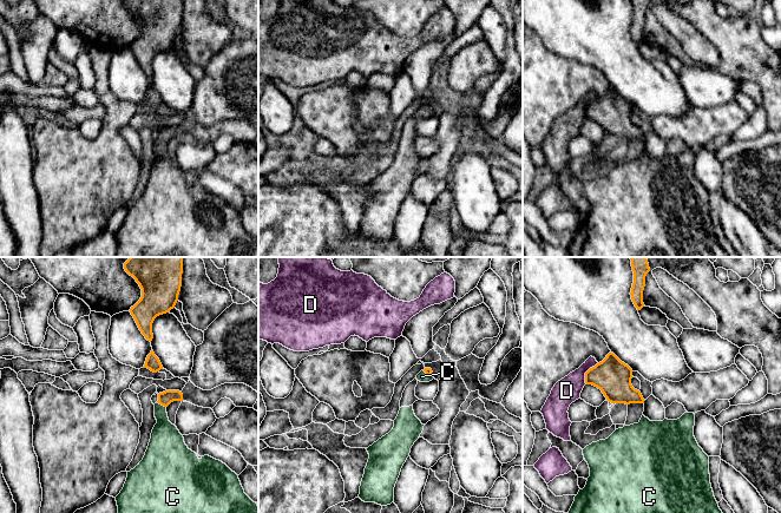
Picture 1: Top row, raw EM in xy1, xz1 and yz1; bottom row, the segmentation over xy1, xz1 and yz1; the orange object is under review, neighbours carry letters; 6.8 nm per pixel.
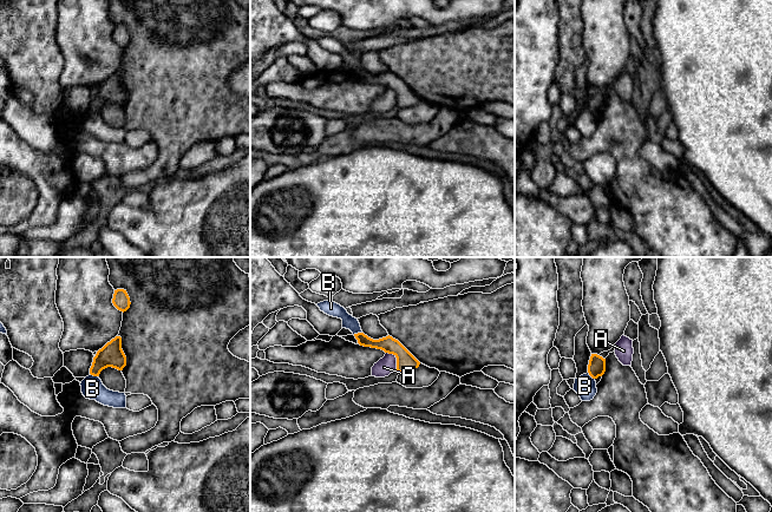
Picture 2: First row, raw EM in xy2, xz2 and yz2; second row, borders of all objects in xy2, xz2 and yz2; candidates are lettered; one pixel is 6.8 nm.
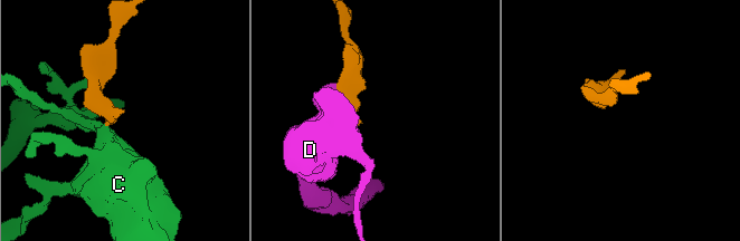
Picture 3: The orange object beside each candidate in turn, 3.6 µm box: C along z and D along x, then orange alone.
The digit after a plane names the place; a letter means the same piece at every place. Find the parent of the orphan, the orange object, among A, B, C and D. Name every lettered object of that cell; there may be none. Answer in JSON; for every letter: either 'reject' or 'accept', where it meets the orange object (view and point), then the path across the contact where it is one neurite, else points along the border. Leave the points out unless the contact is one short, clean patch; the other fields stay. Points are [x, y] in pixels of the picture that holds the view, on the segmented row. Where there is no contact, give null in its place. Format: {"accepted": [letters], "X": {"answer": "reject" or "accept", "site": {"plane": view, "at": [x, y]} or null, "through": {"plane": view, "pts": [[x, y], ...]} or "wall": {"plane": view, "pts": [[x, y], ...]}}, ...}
{"accepted": ["C"], "A": {"answer": "reject", "site": {"plane": "xz2", "at": [397, 359]}, "wall": {"plane": "xz2", "pts": [[386, 352], [396, 358], [397, 368]]}}, "B": {"answer": "reject", "site": {"plane": "xz2", "at": [358, 333]}, "wall": {"plane": "xz2", "pts": [[361, 332], [353, 334]]}}, "C": {"answer": "accept", "site": {"plane": "xy1", "at": [162, 405]}, "through": {"plane": "xy1", "pts": [[168, 396], [162, 405], [165, 441]]}}, "D": {"answer": "reject", "site": {"plane": "yz1", "at": [585, 373]}}}

